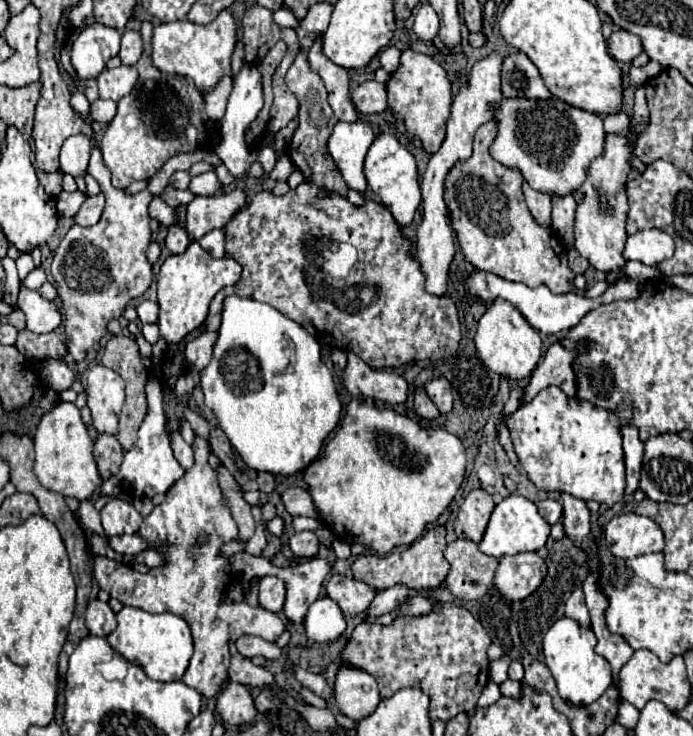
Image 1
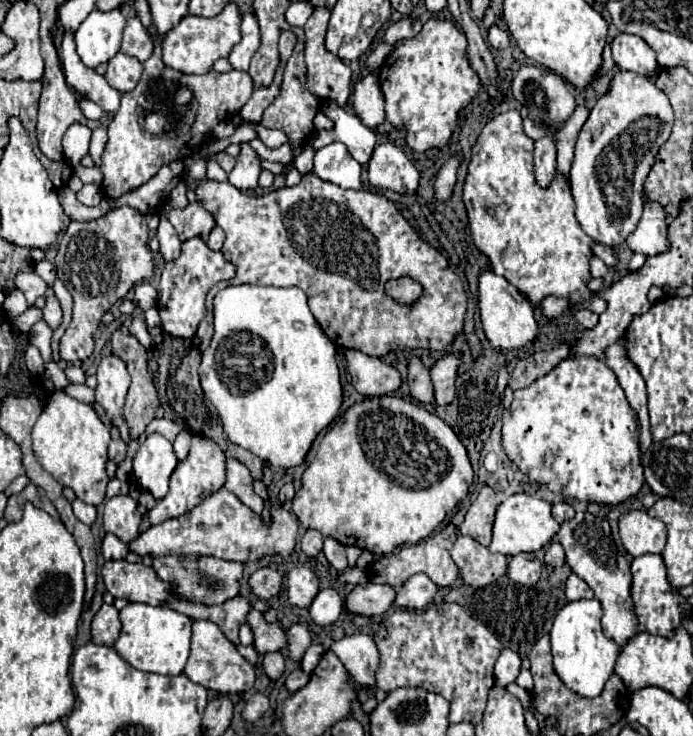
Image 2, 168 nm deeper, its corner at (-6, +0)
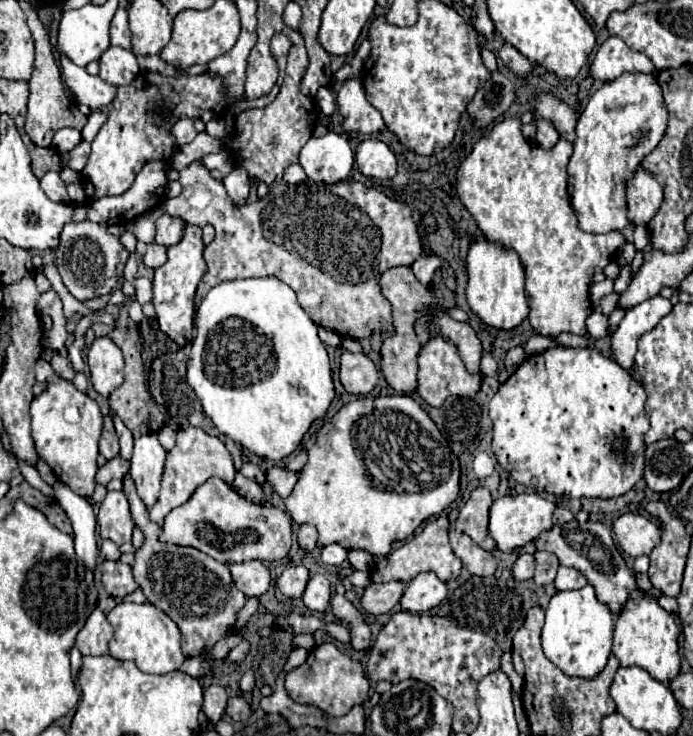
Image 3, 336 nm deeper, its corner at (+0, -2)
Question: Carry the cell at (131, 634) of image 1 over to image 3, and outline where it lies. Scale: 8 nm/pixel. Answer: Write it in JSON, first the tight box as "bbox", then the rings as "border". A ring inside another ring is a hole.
{"bbox":[107,603,185,673],"border":[[[119,603],[107,613],[107,621],[113,627],[113,639],[109,641],[109,655],[115,659],[135,661],[145,673],[171,673],[181,667],[185,655],[181,651],[179,627],[151,603]]]}

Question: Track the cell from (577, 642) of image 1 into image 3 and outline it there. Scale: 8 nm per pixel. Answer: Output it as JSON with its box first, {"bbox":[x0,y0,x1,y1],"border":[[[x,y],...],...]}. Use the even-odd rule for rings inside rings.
{"bbox":[541,583,613,679],"border":[[[589,583],[577,591],[557,591],[545,609],[545,625],[541,639],[547,659],[561,667],[567,675],[593,679],[601,673],[611,653],[613,613],[605,603],[597,599],[595,589]]]}

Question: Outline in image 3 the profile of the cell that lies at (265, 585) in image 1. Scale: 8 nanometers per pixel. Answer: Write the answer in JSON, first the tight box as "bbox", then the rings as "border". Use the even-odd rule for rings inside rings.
{"bbox":[227,561,271,597],"border":[[[245,561],[245,563],[227,563],[231,577],[239,591],[247,597],[263,595],[269,589],[271,575],[269,569],[261,561]]]}

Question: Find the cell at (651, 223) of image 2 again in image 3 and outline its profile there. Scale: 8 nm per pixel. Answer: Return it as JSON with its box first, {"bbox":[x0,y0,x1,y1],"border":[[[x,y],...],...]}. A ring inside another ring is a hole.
{"bbox":[625,167,663,225],"border":[[[637,167],[637,171],[633,171],[633,179],[625,183],[625,195],[629,205],[629,219],[633,225],[647,225],[663,201],[661,185],[643,167]]]}

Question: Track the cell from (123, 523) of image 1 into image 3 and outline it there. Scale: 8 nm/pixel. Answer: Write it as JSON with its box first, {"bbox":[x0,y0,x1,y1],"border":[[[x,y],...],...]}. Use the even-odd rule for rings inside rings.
{"bbox":[97,491,133,545],"border":[[[109,491],[105,501],[101,503],[97,525],[101,529],[103,539],[111,539],[117,545],[123,545],[125,541],[131,541],[133,531],[133,519],[129,513],[129,503],[123,491]]]}

